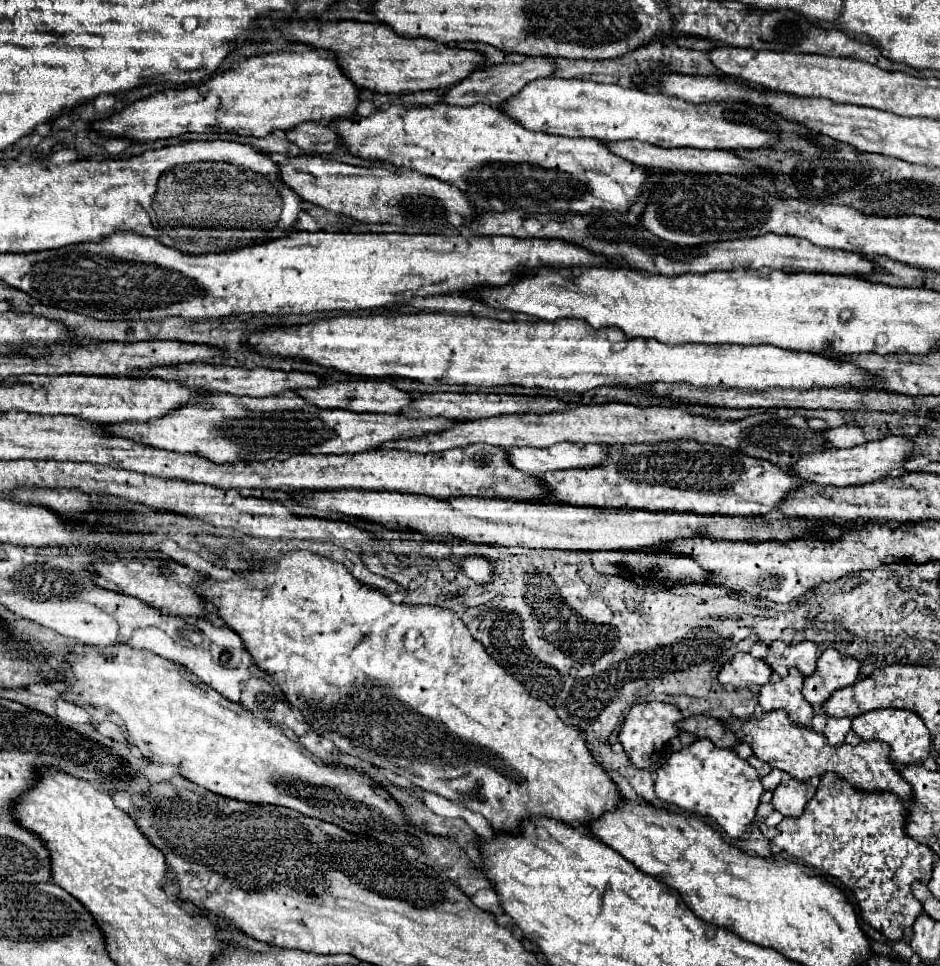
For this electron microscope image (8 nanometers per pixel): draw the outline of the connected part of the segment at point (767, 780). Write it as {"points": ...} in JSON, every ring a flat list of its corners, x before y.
{"points":[[773,768,771,774,767,774,765,778,761,778,761,782,763,782,765,790,775,790,781,784,781,778,783,778,783,772,777,770,777,768]]}

